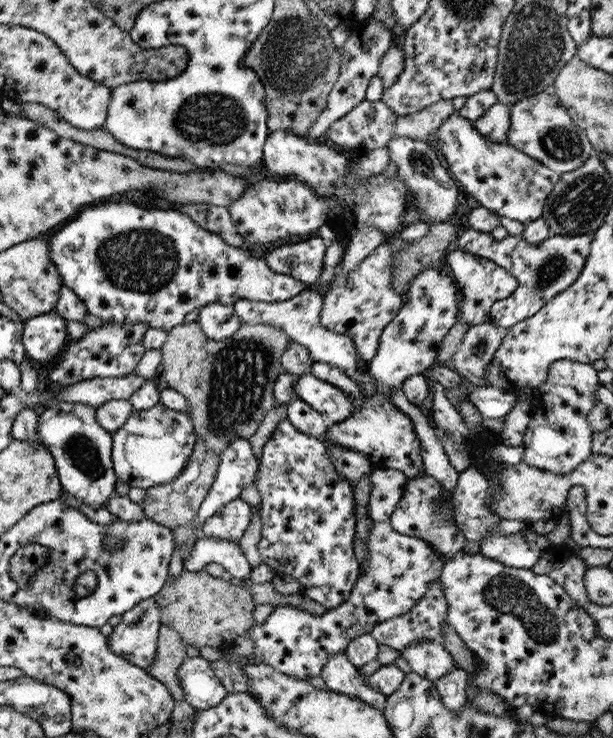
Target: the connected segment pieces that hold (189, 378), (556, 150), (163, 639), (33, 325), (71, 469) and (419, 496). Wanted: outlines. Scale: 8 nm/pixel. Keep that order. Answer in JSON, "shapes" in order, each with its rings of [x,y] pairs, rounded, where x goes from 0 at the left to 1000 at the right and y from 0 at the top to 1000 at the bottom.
{"shapes":[[[[299,435],[271,450],[269,465],[261,473],[263,520],[295,533],[303,546],[303,566],[338,610],[359,617],[364,610],[375,608],[383,593],[405,595],[423,579],[429,564],[447,550],[444,526],[458,503],[458,482],[468,466],[473,466],[473,459],[455,444],[439,439],[393,438],[378,455],[356,463],[339,461],[320,435]]],[[[897,122],[845,136],[830,144],[830,176],[825,191],[910,237],[948,225],[961,214],[966,198],[954,178],[941,173],[912,134]]],[[[263,847],[254,864],[253,890],[237,909],[272,931],[282,949],[300,946],[287,911],[302,892],[302,875],[292,859],[279,848]]],[[[88,421],[44,432],[33,461],[42,485],[70,503],[93,486],[111,461],[106,432]]],[[[83,543],[60,560],[60,588],[88,625],[93,648],[100,661],[116,673],[148,684],[168,688],[171,676],[188,671],[188,642],[179,623],[181,589],[168,583],[153,566],[153,553],[126,546]]],[[[697,642],[687,648],[662,648],[654,675],[636,696],[636,711],[651,724],[684,729],[710,749],[723,753],[724,759],[754,747],[757,741],[759,729],[750,722],[750,711],[734,680],[734,667]]]]}

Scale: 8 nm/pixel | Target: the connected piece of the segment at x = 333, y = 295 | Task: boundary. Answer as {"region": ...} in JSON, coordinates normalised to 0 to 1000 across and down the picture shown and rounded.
{"region":[[[625,328],[612,333],[577,366],[546,374],[537,389],[524,397],[527,413],[520,425],[522,442],[545,453],[564,454],[577,467],[581,484],[595,489],[595,495],[615,476],[623,446],[657,415],[653,401],[636,393],[638,346],[638,332]]]}

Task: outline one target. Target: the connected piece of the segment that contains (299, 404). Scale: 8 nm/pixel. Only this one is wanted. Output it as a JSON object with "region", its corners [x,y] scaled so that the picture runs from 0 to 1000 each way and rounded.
{"region":[[[491,542],[473,543],[465,553],[465,560],[465,568],[501,591],[520,595],[533,583],[533,570]]]}

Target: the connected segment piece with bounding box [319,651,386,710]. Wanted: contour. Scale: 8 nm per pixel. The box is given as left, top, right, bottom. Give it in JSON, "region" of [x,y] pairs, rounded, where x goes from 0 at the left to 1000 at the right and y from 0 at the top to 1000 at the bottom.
{"region":[[[560,882],[533,892],[520,915],[530,925],[532,935],[589,947],[592,953],[625,962],[630,943],[599,930],[595,917],[566,894]]]}

